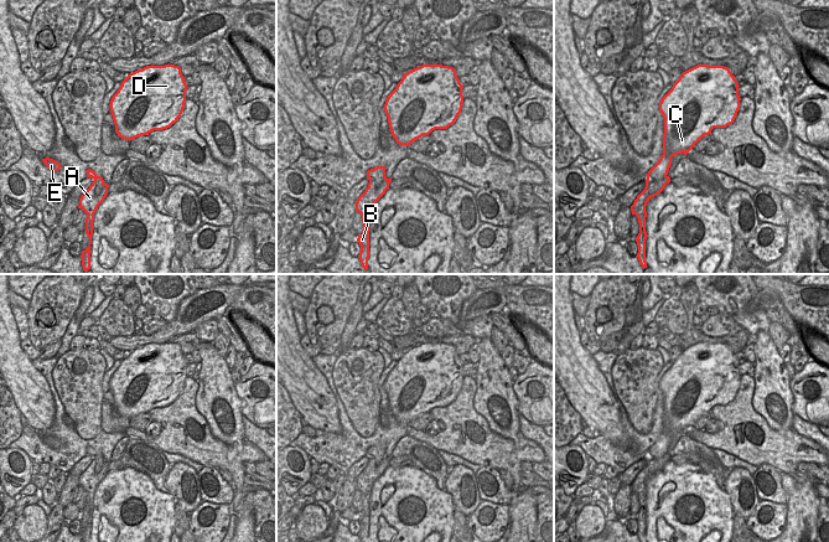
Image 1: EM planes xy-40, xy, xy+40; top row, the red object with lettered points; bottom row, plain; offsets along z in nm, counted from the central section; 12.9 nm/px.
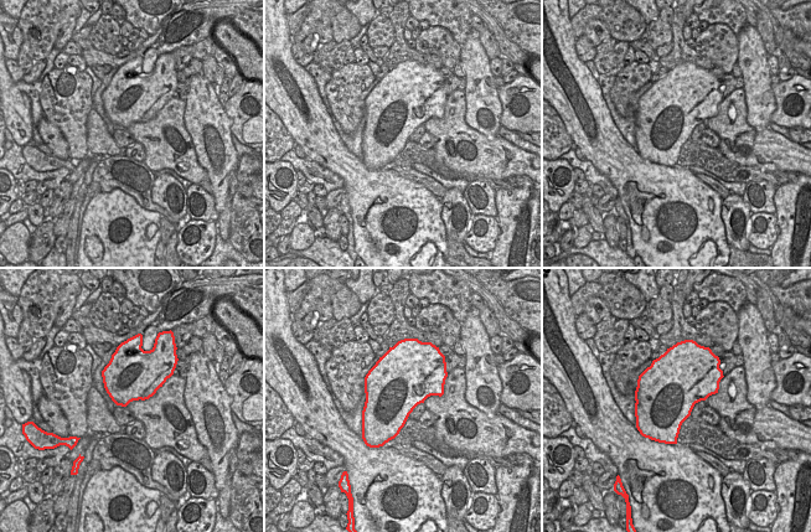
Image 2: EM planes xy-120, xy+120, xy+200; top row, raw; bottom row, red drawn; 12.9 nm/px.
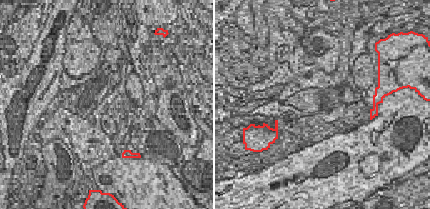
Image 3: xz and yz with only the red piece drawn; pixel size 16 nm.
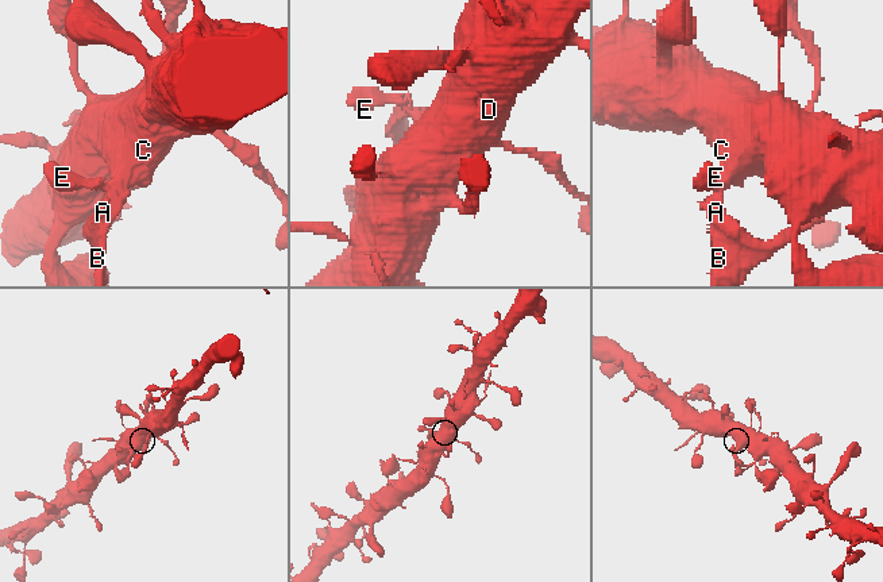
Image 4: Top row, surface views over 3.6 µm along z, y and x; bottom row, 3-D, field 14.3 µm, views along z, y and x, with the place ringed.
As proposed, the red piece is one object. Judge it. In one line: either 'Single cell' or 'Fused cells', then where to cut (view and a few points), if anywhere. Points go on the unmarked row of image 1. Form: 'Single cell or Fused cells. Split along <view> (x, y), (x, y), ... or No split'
Fused cells. Split along xy-40 (94, 458), (98, 473)

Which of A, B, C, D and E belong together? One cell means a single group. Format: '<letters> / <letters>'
A B / C D E

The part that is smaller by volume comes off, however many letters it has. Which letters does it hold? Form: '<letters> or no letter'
A, B

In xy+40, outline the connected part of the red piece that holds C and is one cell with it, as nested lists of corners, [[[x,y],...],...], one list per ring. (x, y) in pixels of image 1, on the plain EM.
[[[698,342],[682,351],[672,367],[662,376],[659,388],[664,396],[663,433],[648,449],[647,458],[660,459],[669,449],[672,435],[686,432],[714,406],[732,402],[740,387],[739,361],[727,345]]]

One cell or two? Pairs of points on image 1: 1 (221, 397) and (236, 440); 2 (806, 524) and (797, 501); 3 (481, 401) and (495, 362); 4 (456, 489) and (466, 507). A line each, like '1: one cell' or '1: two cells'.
1: one cell
2: one cell
3: one cell
4: one cell

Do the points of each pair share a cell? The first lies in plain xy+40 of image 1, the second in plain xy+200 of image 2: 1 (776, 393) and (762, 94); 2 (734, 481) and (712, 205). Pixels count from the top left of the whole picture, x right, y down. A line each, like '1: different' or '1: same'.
1: same
2: different

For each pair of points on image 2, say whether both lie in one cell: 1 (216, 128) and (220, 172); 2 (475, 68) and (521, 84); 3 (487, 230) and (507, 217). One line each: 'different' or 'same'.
1: same
2: different
3: different

